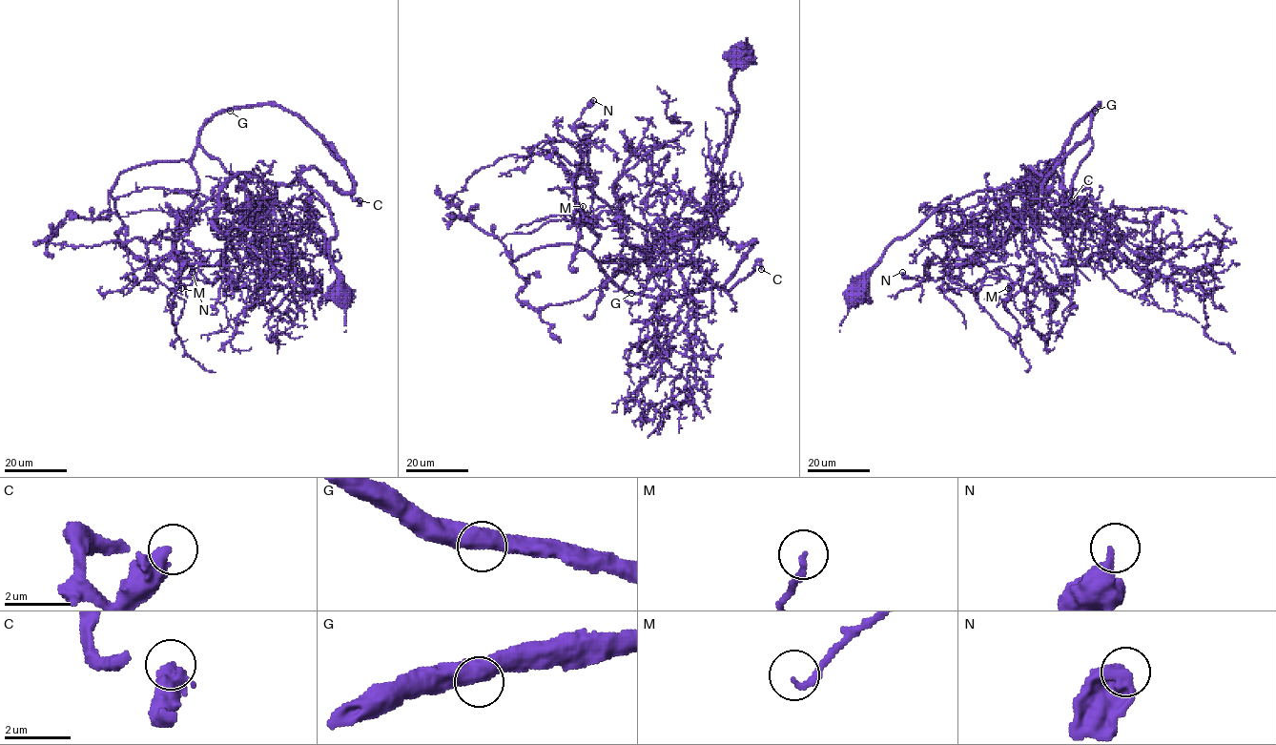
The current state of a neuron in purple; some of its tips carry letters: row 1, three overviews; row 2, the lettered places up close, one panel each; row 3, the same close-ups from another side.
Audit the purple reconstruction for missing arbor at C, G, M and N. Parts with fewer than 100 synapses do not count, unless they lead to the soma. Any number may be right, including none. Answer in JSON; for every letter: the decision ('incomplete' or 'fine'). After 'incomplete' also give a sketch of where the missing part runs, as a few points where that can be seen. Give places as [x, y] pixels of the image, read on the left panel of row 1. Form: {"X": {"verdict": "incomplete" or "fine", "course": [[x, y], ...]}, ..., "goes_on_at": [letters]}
{"C": {"verdict": "incomplete"}, "G": {"verdict": "fine"}, "M": {"verdict": "fine"}, "N": {"verdict": "fine"}, "goes_on_at": ["C"]}

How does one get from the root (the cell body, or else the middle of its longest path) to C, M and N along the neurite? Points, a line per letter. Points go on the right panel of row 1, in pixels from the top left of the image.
C: (859, 296), (883, 252), (938, 209), (1030, 168), (1047, 191), (1090, 139), (1071, 200)
M: (859, 296), (883, 252), (938, 209), (1042, 182), (1031, 173), (973, 254), (989, 271), (1019, 267), (1008, 288)
N: (859, 296), (883, 252), (940, 208), (1042, 182), (1022, 180), (972, 260), (936, 280), (902, 272)

